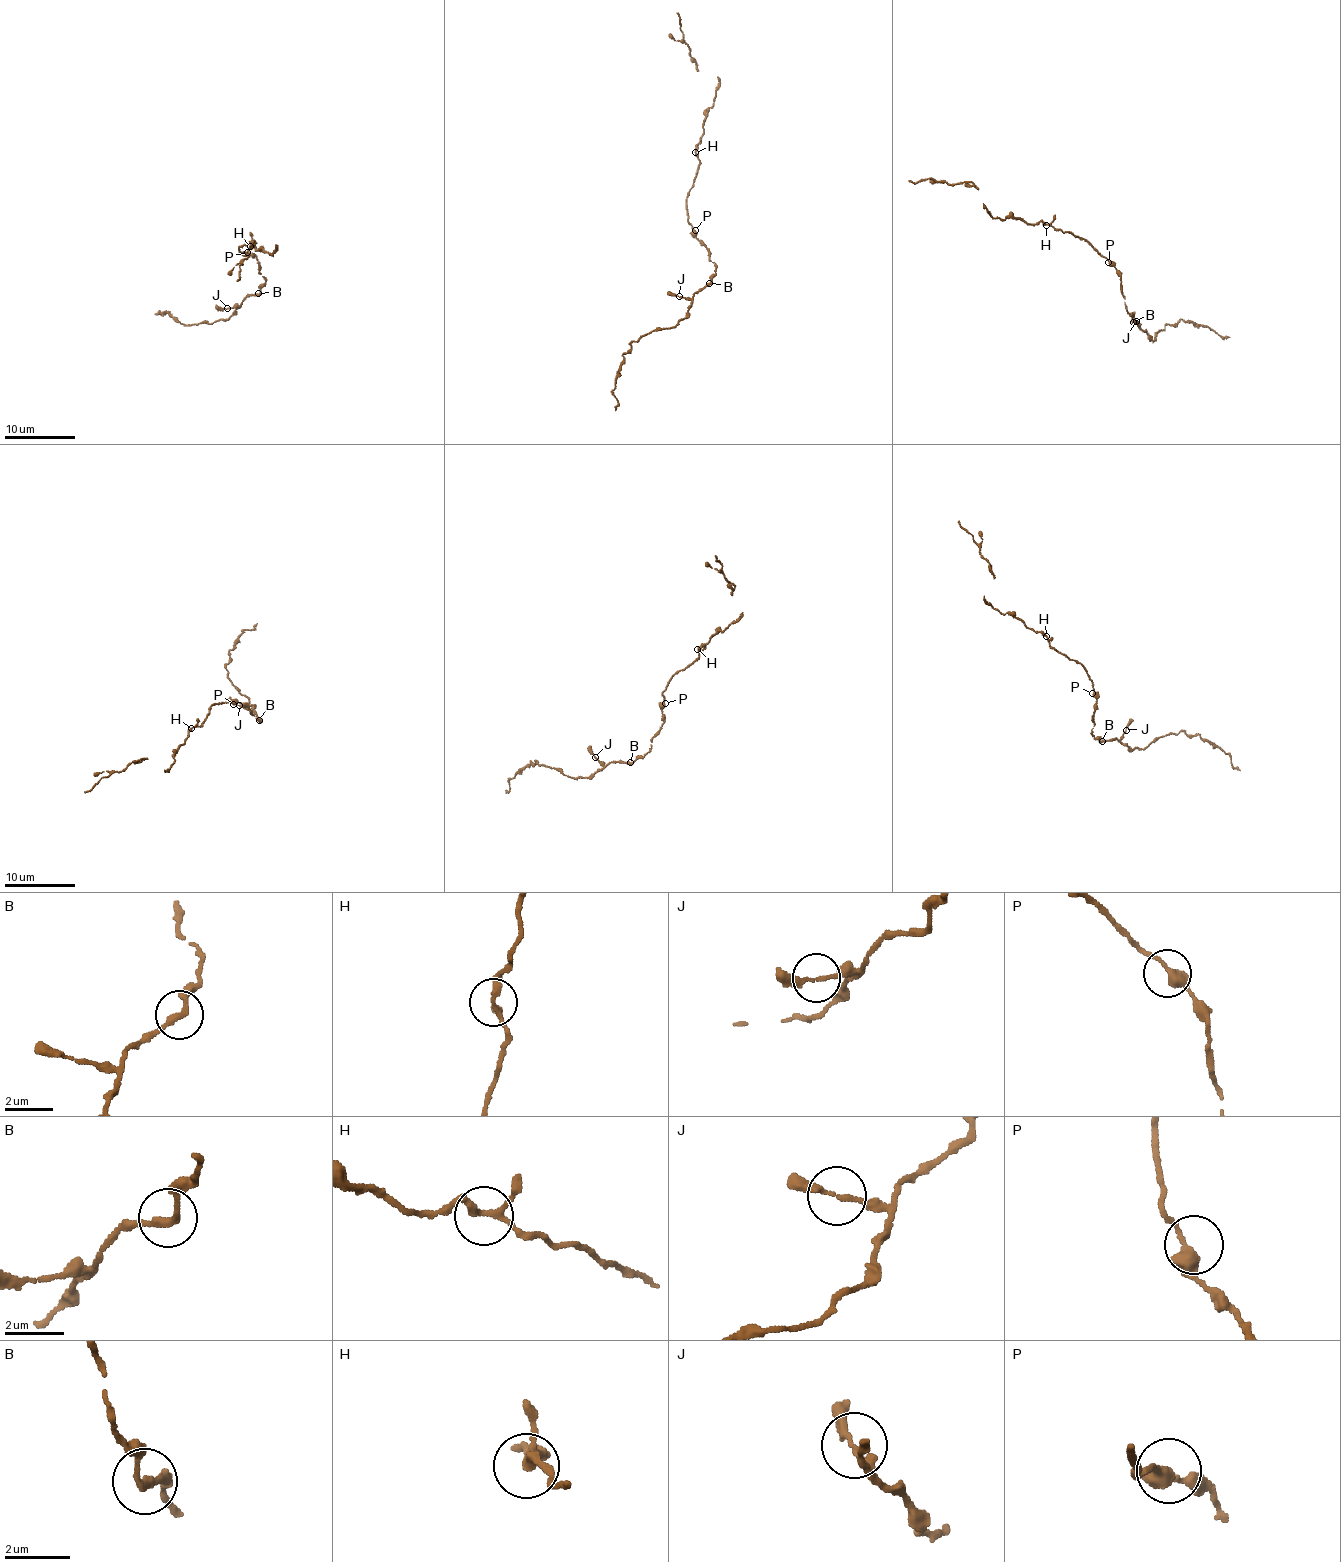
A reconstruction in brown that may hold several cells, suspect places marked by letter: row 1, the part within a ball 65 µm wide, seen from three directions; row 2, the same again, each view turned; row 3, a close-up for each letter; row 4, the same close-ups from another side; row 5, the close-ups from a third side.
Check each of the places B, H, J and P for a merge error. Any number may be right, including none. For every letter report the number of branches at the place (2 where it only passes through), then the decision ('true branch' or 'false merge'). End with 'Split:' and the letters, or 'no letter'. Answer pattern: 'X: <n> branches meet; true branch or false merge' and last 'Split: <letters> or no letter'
B: 2 branches meet; true branch
H: 3 branches meet; true branch
J: 2 branches meet; true branch
P: 2 branches meet; true branch
Split: no letter

